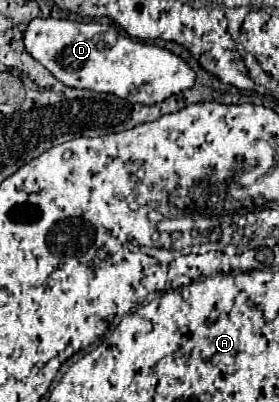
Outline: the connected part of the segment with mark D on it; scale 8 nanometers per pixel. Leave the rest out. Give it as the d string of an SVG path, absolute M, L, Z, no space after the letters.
M37 17L27 25L23 43L25 51L67 87L113 93L131 103L155 105L193 87L195 83L195 73L181 57L157 45L137 43L125 35L119 35L113 25L97 21L77 23L69 19Z

